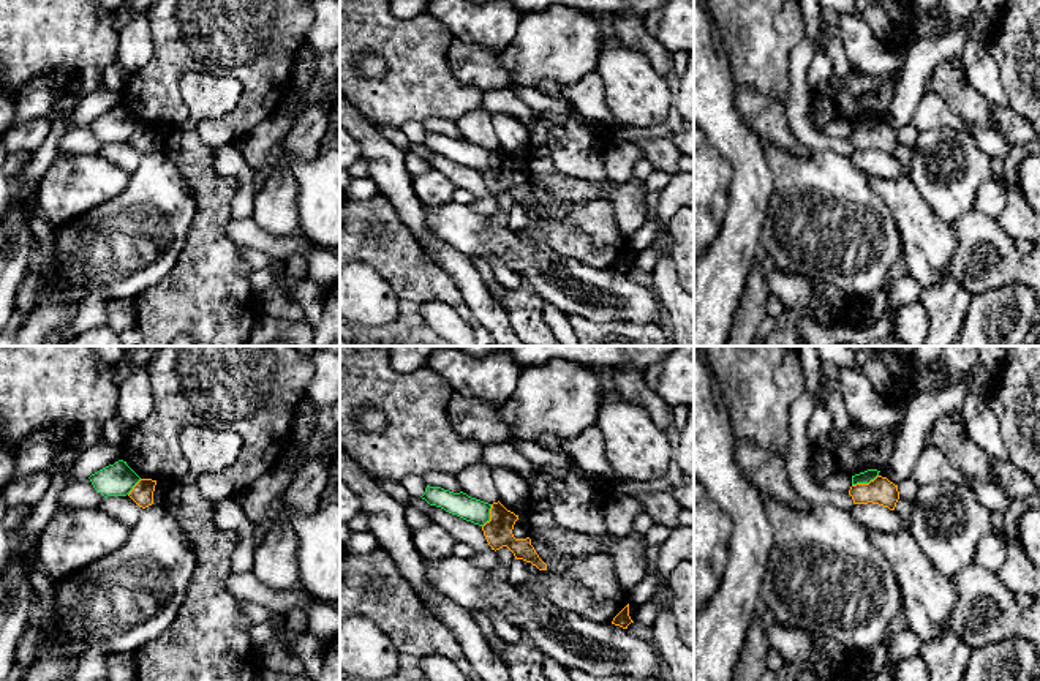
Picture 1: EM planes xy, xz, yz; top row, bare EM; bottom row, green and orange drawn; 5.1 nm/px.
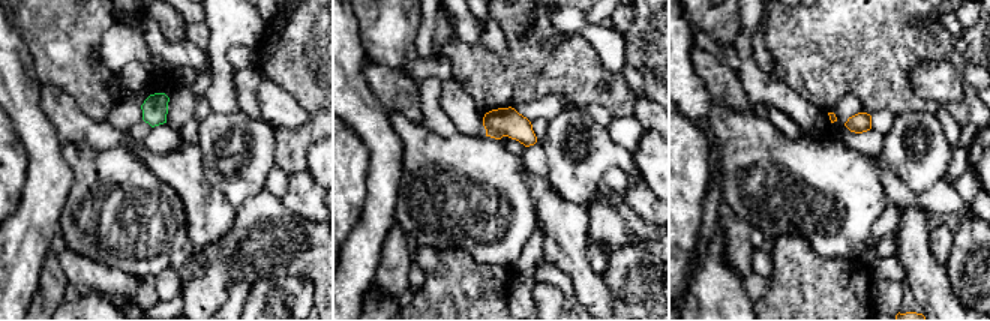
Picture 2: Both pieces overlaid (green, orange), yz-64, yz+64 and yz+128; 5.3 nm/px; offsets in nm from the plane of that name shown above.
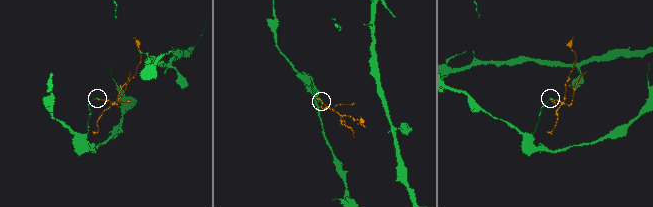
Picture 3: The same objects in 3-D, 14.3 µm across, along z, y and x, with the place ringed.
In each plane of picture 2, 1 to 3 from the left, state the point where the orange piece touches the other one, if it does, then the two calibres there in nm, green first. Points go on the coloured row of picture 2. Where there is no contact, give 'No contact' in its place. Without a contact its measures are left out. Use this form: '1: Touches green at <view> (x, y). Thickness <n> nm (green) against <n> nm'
1: No contact
2: No contact
3: No contact

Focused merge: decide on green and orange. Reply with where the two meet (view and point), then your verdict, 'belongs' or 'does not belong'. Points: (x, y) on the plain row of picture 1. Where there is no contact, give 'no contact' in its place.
yz (865, 128) | does not belong

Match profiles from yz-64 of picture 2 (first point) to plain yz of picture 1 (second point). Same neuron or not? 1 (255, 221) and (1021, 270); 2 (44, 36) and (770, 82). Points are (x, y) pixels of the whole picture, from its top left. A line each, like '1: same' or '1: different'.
1: same
2: same

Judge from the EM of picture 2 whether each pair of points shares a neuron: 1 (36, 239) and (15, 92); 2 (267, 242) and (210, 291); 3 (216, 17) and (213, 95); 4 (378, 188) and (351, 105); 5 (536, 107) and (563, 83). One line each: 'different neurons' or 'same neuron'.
1: same neuron
2: same neuron
3: same neuron
4: same neuron
5: different neurons

